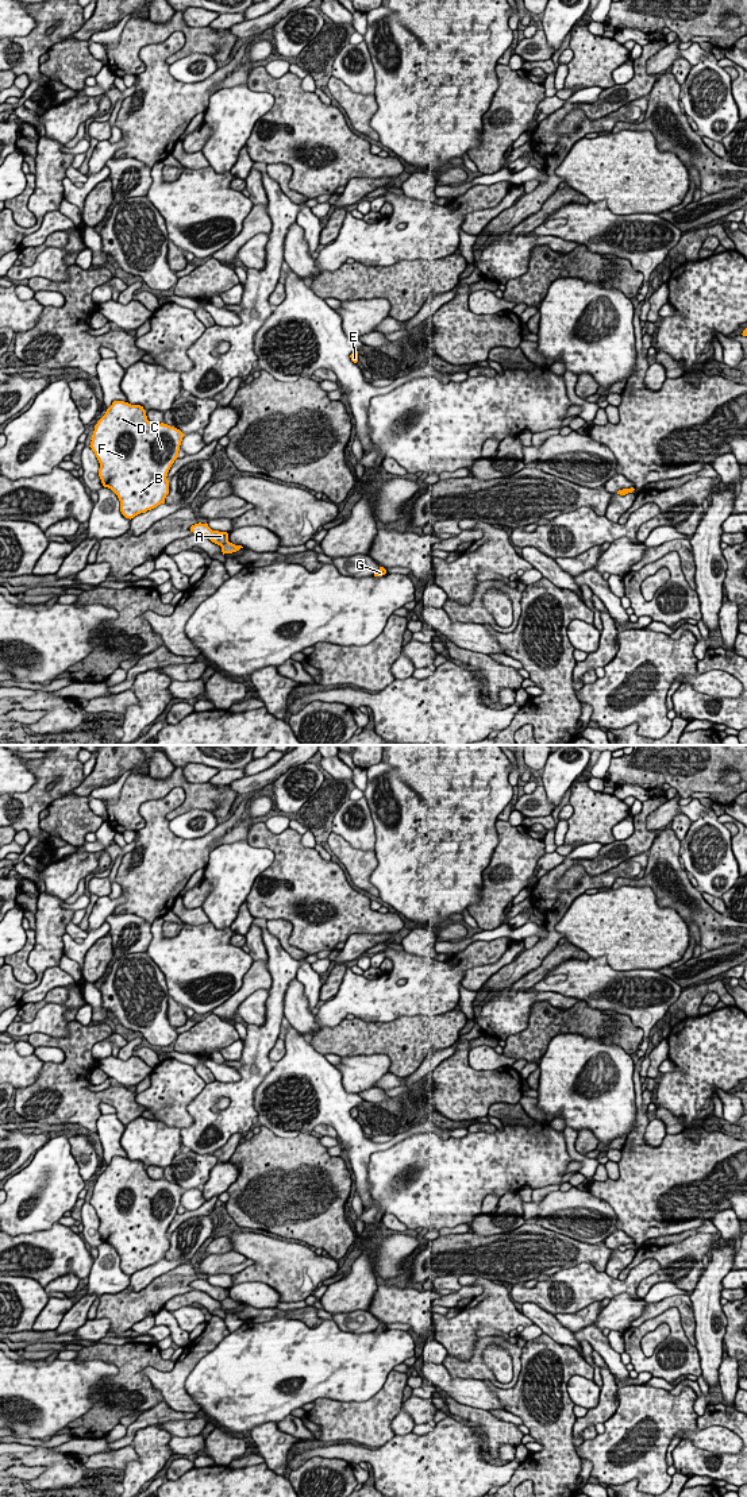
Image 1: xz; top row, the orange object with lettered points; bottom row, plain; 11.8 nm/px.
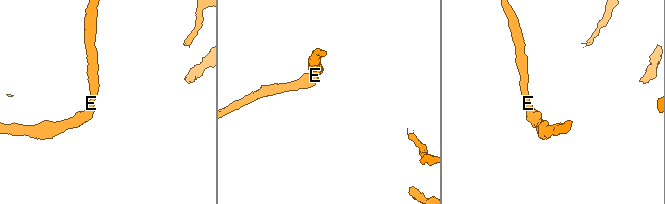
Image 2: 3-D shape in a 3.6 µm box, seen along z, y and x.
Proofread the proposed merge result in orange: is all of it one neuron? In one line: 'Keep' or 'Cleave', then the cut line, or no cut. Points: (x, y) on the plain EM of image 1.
Cleave. Split along xz (227, 1296), (220, 1301)

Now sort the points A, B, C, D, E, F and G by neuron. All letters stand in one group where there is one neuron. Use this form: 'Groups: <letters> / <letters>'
Groups: A B C D E F / G

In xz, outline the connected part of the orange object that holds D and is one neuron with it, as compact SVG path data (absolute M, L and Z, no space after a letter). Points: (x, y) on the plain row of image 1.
M113 1157L105 1170L95 1181L91 1204L100 1224L99 1232L104 1243L111 1245L120 1257L120 1268L126 1274L134 1274L165 1259L169 1250L168 1228L178 1214L185 1191L168 1180L151 1180L140 1161Z

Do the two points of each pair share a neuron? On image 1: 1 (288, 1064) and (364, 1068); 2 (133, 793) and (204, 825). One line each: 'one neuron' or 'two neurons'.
1: two neurons
2: two neurons

